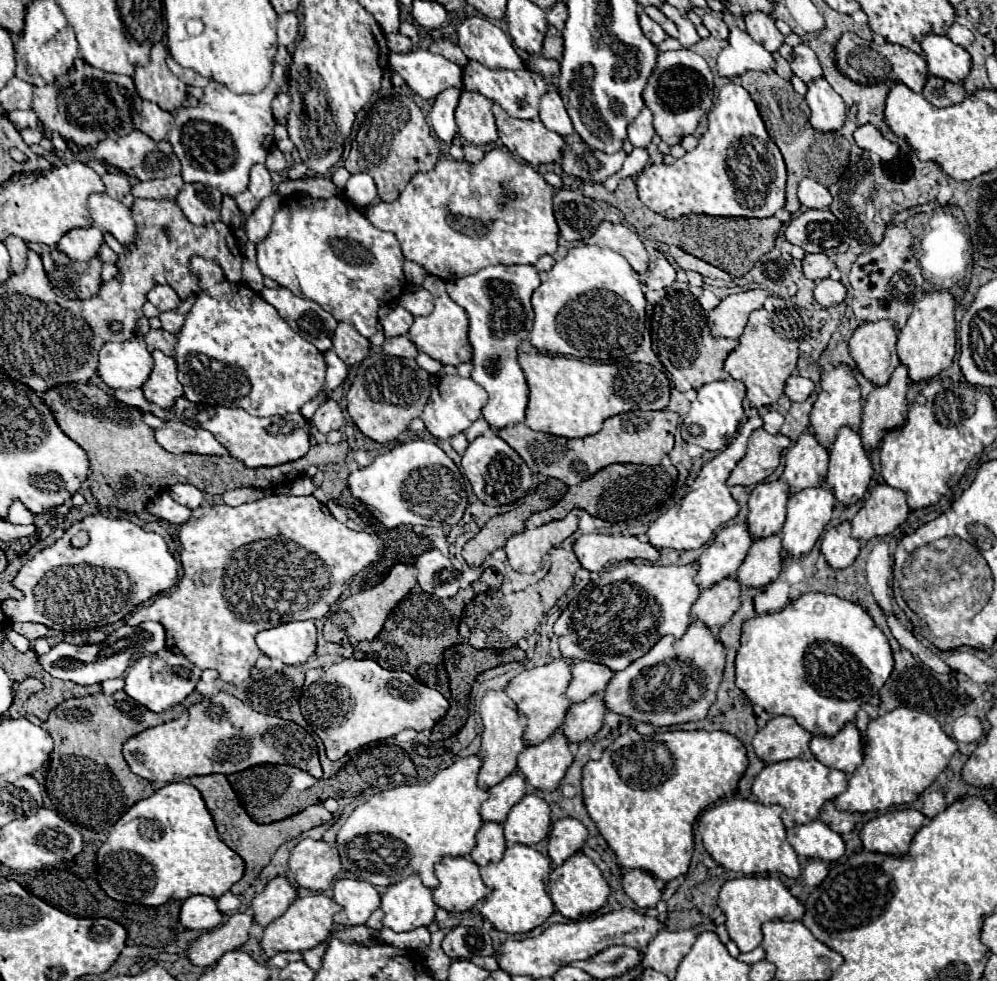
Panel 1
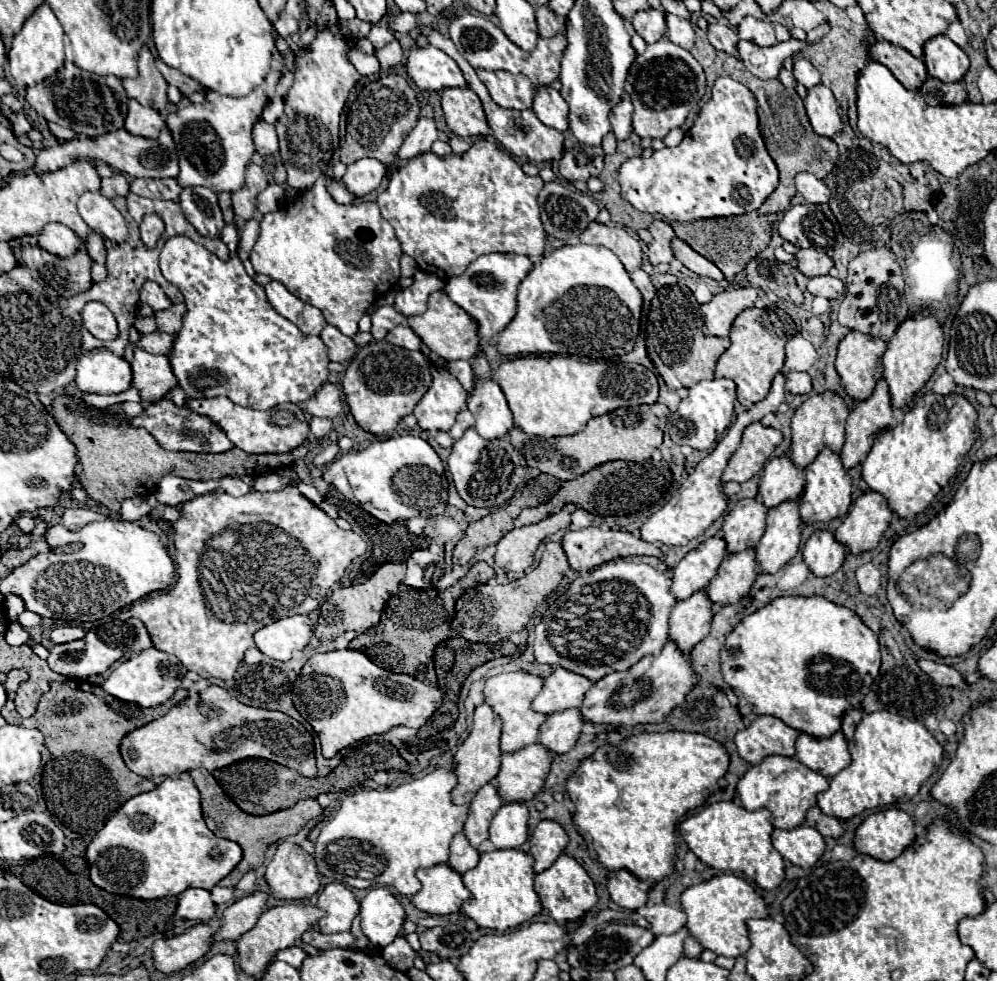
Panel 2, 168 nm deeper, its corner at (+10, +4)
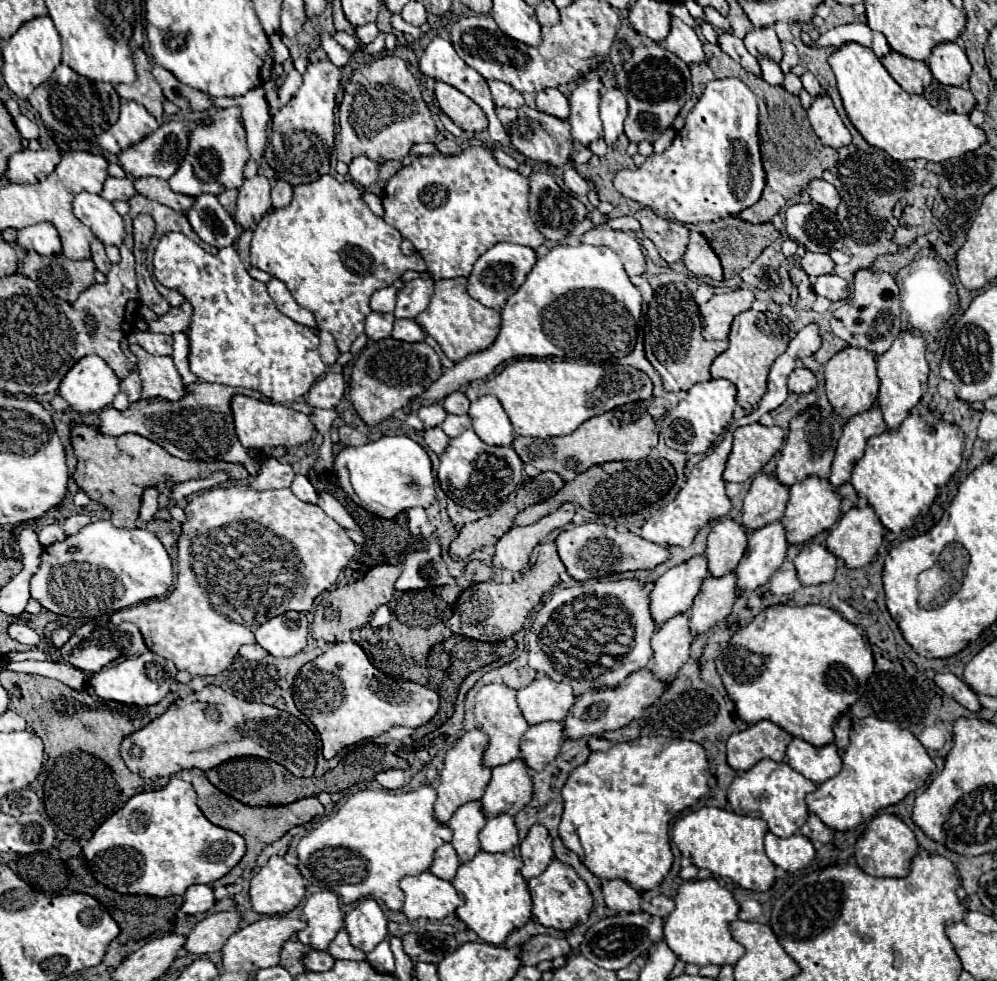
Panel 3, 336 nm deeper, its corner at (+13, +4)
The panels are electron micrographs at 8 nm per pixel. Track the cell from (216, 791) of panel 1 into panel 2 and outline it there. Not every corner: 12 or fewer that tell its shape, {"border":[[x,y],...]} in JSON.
{"border":[[205,770],[189,772],[213,834],[243,860],[219,886],[235,888],[265,850],[323,814],[299,800],[265,816],[245,814]]}

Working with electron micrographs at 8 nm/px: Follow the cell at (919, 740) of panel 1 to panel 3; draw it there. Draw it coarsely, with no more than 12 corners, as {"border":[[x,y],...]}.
{"border":[[854,720],[808,810],[848,832],[936,768],[912,732]]}

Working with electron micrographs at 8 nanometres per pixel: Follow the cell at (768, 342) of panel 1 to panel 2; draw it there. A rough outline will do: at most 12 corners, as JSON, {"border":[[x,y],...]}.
{"border":[[766,310],[733,322],[715,376],[749,408],[783,368],[783,330]]}

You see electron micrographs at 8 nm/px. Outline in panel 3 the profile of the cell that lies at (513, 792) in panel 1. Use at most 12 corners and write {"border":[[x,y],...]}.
{"border":[[480,802],[460,806],[450,818],[452,846],[460,862],[480,852],[486,818]]}

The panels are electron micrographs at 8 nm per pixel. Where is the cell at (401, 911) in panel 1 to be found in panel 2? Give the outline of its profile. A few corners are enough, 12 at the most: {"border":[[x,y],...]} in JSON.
{"border":[[385,886],[361,900],[361,930],[377,948],[391,944],[405,908]]}

